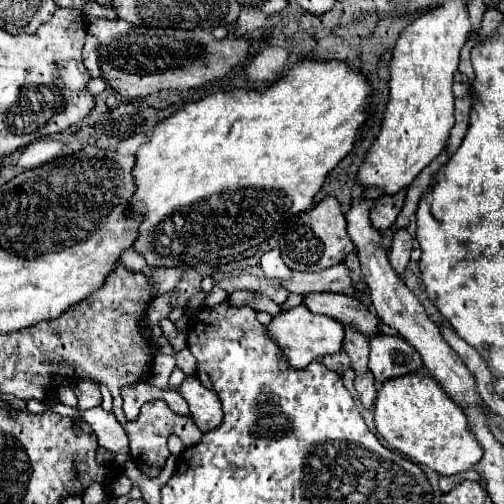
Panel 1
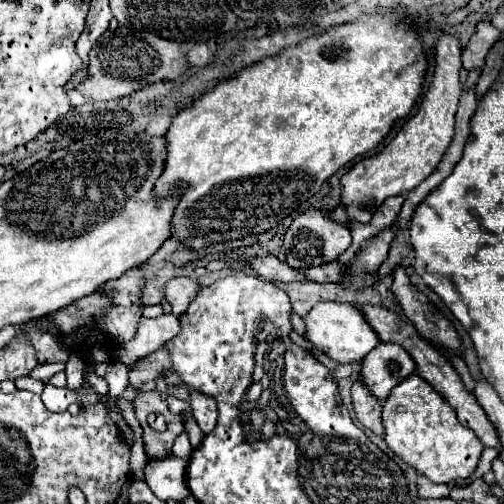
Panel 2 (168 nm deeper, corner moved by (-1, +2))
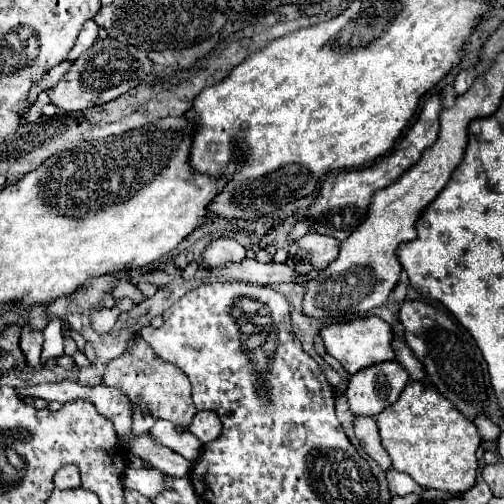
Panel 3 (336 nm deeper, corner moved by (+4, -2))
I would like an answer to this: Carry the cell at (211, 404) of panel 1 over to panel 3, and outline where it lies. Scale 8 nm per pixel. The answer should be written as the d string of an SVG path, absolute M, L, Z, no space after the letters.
M198 411L196 417L192 419L192 425L190 425L190 431L204 443L212 443L218 435L220 435L220 419L214 411Z

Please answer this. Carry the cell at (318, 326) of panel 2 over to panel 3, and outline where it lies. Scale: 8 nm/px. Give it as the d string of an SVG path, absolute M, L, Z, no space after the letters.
M364 317L364 319L354 319L348 323L336 323L336 325L328 325L326 329L322 329L322 339L326 345L326 351L336 357L344 369L354 375L360 369L366 369L370 365L378 365L384 361L396 361L394 349L392 349L392 341L394 341L394 331L392 327L382 321L380 317Z

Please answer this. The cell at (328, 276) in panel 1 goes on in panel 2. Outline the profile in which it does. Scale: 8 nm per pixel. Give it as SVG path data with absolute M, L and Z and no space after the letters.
M263 255L251 261L251 267L257 275L269 279L269 281L277 281L277 283L291 283L291 281L307 281L307 277L303 273L299 273L297 269L289 267L287 263L281 263L277 257L273 255Z

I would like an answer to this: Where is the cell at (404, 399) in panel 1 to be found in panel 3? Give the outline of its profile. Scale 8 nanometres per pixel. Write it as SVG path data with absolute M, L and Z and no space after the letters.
M408 381L404 393L390 409L376 417L382 445L396 471L408 473L418 485L446 493L466 493L476 483L480 433L476 425L424 381Z

